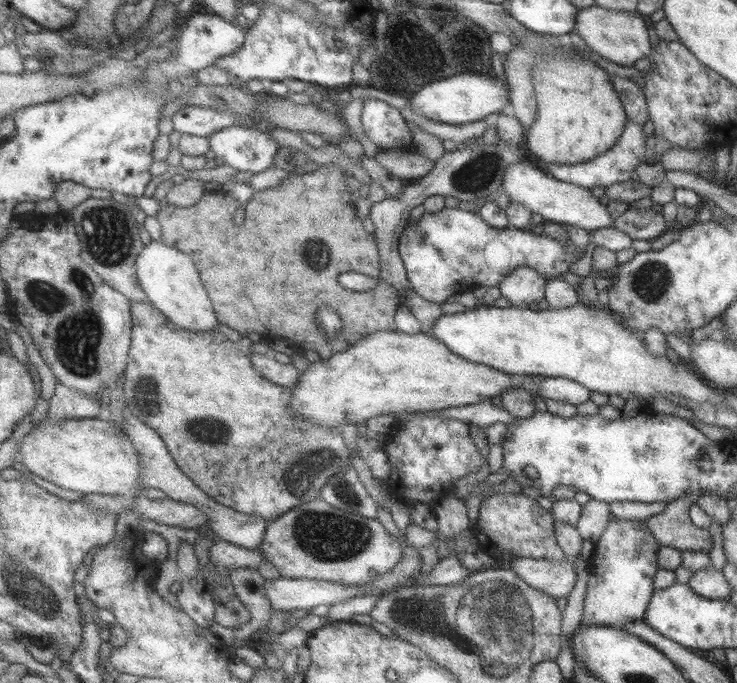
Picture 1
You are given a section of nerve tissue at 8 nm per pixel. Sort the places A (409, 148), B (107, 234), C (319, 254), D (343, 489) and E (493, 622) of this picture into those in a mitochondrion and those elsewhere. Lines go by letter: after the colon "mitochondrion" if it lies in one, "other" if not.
A: other
B: mitochondrion
C: mitochondrion
D: mitochondrion
E: mitochondrion

